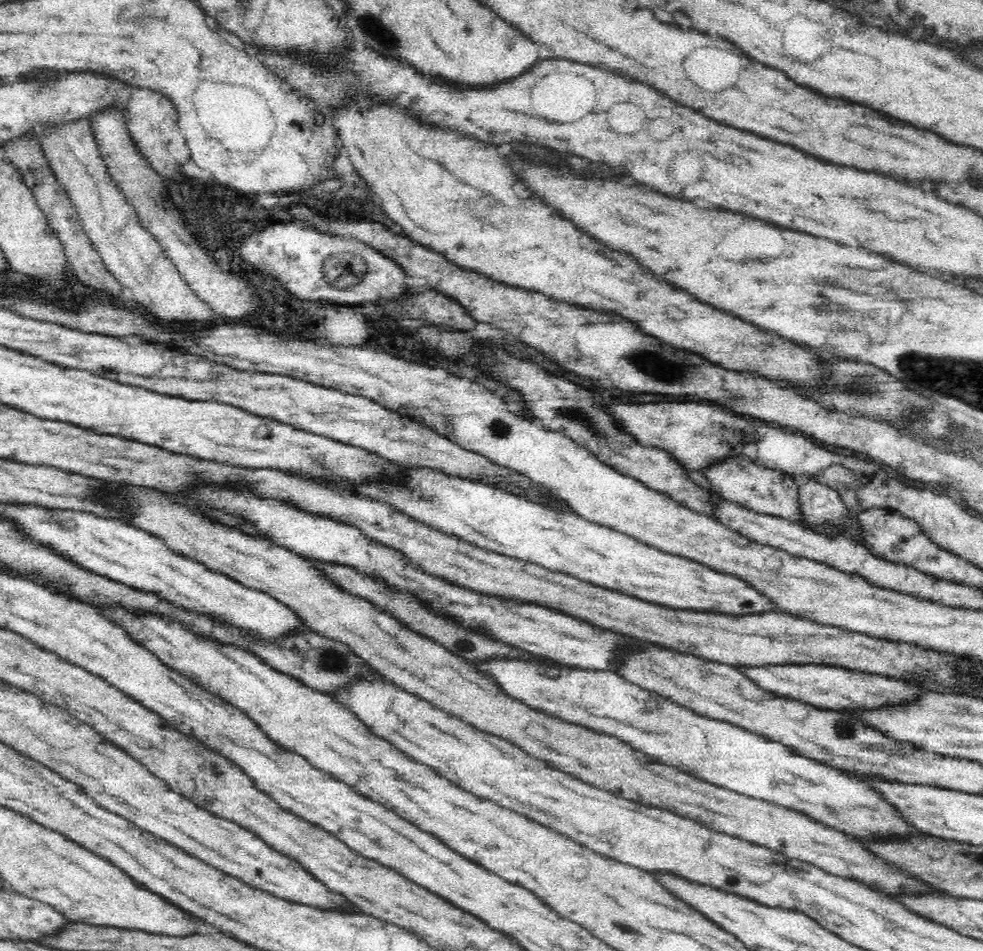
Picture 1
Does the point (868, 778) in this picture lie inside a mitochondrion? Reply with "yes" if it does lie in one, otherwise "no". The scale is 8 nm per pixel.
no

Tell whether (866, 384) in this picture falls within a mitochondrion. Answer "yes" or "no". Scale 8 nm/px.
yes

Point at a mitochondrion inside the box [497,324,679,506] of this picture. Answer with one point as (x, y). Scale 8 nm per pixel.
(583, 426)

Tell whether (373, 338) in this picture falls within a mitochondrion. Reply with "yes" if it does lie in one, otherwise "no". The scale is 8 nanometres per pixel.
no

